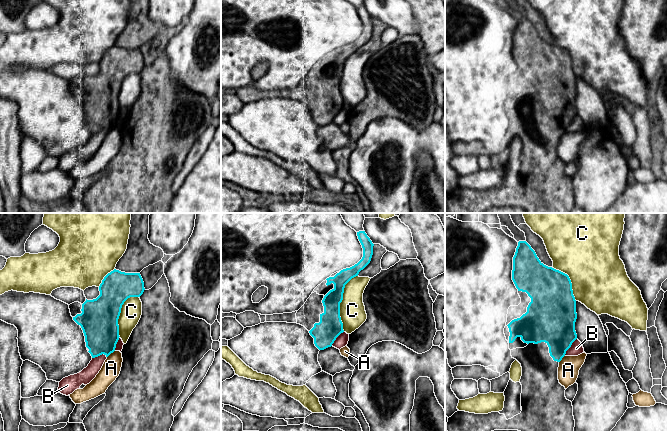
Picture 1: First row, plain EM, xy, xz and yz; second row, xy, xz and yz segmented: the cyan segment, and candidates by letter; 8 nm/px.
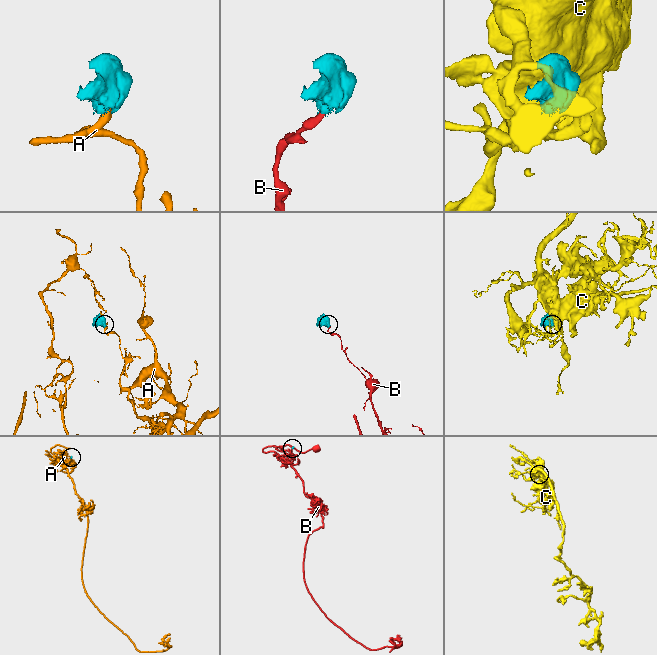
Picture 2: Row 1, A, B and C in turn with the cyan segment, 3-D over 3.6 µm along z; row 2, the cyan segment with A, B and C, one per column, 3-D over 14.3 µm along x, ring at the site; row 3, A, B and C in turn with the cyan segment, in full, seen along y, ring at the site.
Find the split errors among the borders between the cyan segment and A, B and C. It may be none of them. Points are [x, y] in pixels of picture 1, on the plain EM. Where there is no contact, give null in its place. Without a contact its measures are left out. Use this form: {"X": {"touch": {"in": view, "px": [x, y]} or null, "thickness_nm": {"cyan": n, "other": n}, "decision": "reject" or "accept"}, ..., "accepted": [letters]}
{"A": {"touch": {"in": "xy", "px": [110, 129]}, "thickness_nm": {"cyan": 280, "other": 150}, "decision": "reject"}, "B": {"touch": {"in": "yz", "px": [570, 122]}, "thickness_nm": {"cyan": 360, "other": 100}, "decision": "reject"}, "C": {"touch": {"in": "xz", "px": [341, 77]}, "thickness_nm": {"cyan": 190, "other": 200}, "decision": "reject"}, "accepted": []}

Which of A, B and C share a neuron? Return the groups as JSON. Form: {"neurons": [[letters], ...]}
{"neurons": [["A"], ["B"], ["C"]]}

